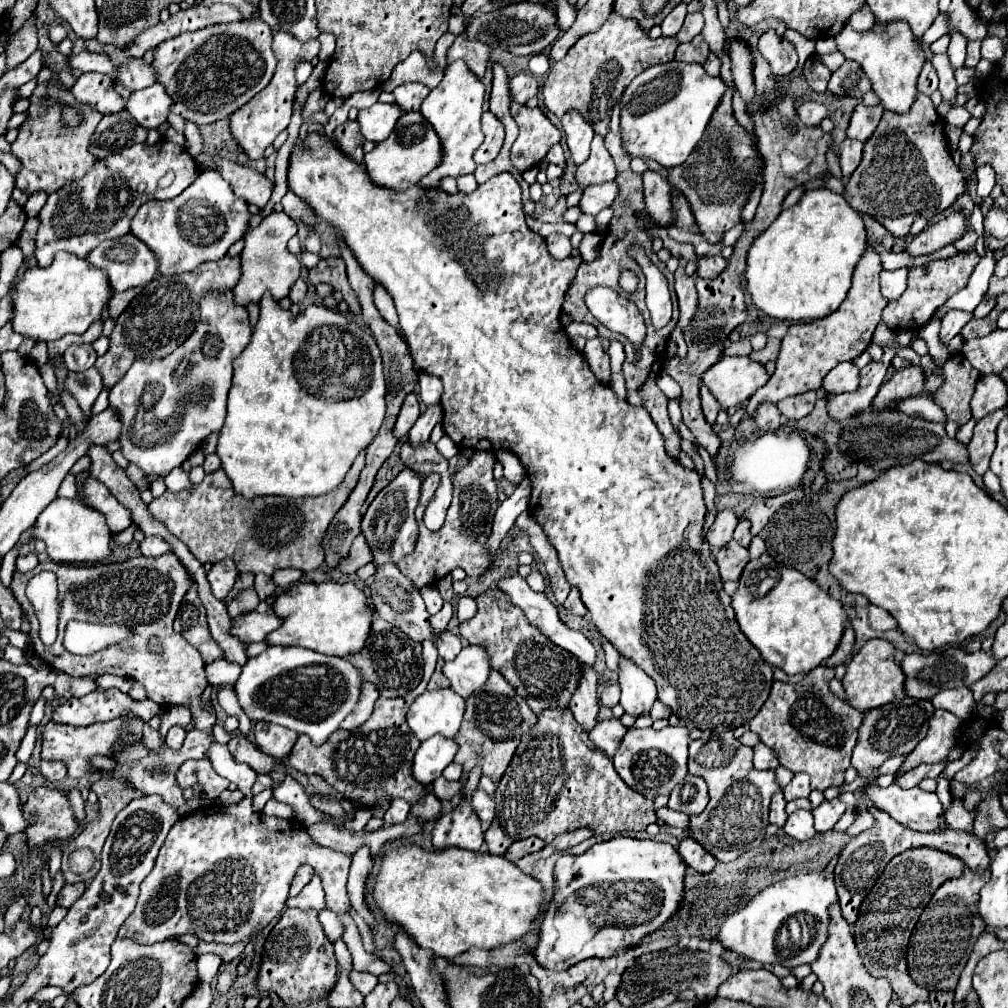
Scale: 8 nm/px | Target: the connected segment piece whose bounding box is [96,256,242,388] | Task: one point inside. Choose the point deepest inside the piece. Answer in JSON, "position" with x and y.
{"position":[163,316]}

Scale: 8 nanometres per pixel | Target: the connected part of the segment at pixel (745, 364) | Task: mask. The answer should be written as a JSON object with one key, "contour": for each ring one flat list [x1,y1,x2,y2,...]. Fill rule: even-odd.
{"contour":[[724,356,700,376,700,384,708,386,722,410,744,404,766,382,764,366,748,356]]}

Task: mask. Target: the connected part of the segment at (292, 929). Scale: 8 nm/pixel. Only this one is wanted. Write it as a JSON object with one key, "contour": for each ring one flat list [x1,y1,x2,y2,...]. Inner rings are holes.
{"contour":[[288,908,264,944,258,990,274,990,286,1005,297,1006,304,1000,320,998,334,986,336,966,334,946,318,922,318,912]]}

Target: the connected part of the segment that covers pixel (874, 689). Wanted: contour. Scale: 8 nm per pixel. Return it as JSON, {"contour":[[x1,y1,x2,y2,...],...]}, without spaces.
{"contour":[[868,640,852,658,842,678,846,702,860,712,868,712,876,706,884,706,896,698,904,698,904,672,894,658,894,646,888,640]]}

